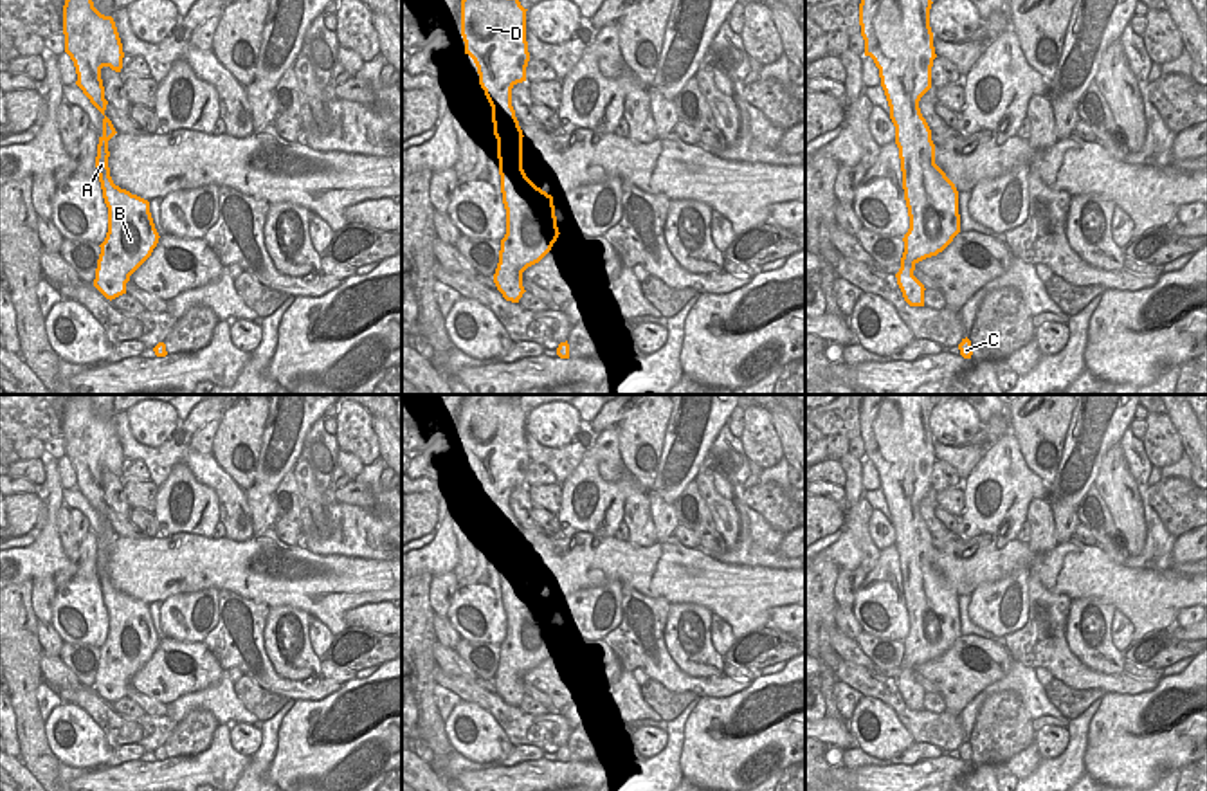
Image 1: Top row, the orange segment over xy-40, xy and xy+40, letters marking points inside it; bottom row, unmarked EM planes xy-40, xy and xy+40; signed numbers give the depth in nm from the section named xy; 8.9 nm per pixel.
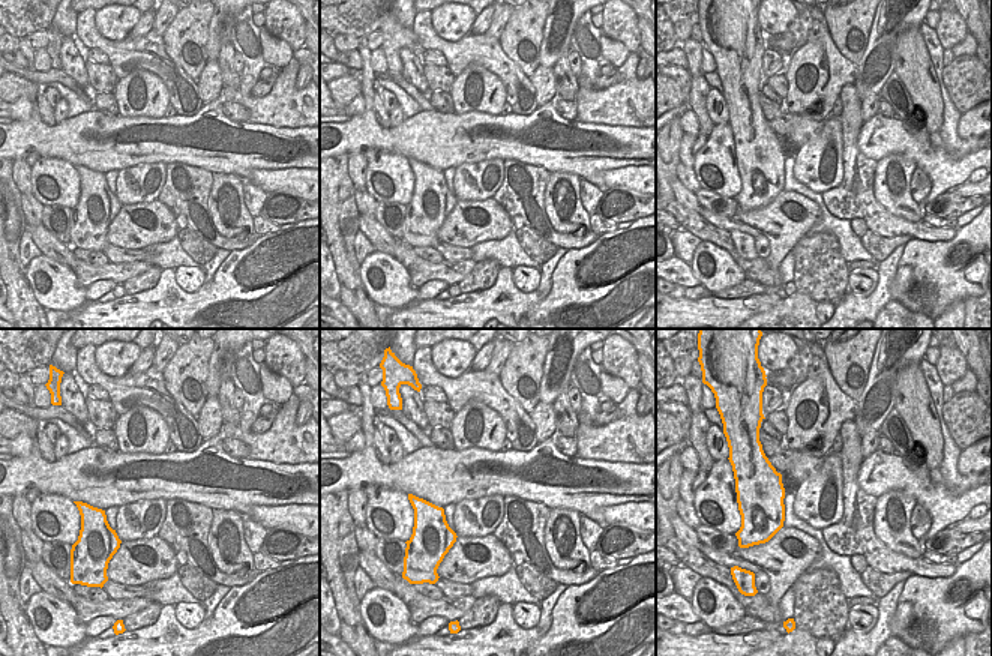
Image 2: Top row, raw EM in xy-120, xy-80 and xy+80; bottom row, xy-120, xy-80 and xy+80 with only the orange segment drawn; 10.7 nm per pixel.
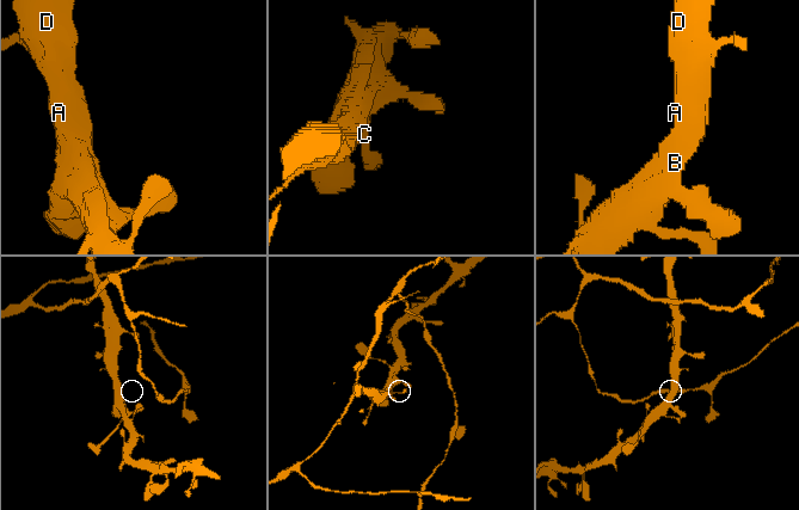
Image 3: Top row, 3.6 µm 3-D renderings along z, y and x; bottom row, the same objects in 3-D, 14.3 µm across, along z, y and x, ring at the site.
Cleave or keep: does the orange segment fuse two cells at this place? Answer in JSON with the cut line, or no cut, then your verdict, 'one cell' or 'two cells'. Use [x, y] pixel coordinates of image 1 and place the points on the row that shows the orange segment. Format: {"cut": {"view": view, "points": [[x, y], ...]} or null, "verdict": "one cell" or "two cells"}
{"cut": null, "verdict": "one cell"}

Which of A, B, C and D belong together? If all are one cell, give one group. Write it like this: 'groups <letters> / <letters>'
groups A B C D

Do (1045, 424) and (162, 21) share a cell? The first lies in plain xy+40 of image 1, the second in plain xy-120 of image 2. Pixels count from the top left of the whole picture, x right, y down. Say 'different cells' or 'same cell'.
different cells

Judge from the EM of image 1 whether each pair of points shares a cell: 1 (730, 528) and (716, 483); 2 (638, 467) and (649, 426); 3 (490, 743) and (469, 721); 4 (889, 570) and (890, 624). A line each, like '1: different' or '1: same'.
1: same
2: same
3: same
4: same

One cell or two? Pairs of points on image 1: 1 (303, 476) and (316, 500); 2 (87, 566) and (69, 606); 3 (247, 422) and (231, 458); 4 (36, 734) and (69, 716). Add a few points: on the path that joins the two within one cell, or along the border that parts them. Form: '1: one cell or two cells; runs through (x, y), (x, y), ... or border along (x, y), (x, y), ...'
1: one cell; runs through (307, 481), (312, 494)
2: one cell; runs through (87, 575), (83, 591), (78, 597)
3: one cell; runs through (240, 431), (235, 449)
4: two cells; border along (44, 721), (47, 746), (60, 761)

